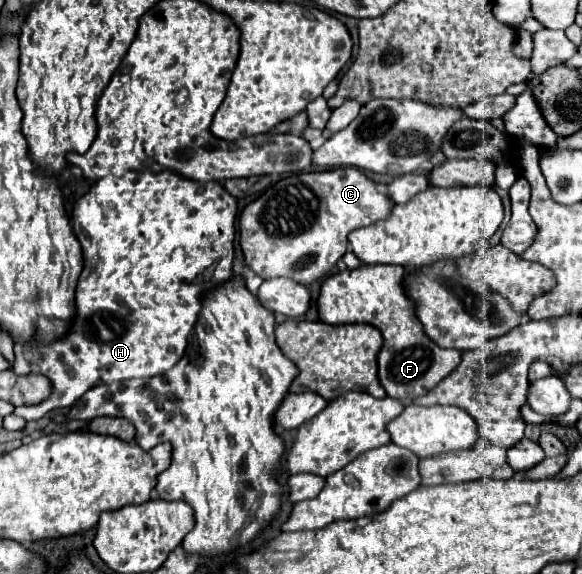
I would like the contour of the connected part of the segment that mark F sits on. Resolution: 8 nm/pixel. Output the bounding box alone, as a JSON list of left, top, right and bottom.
[318,264,462,400]

